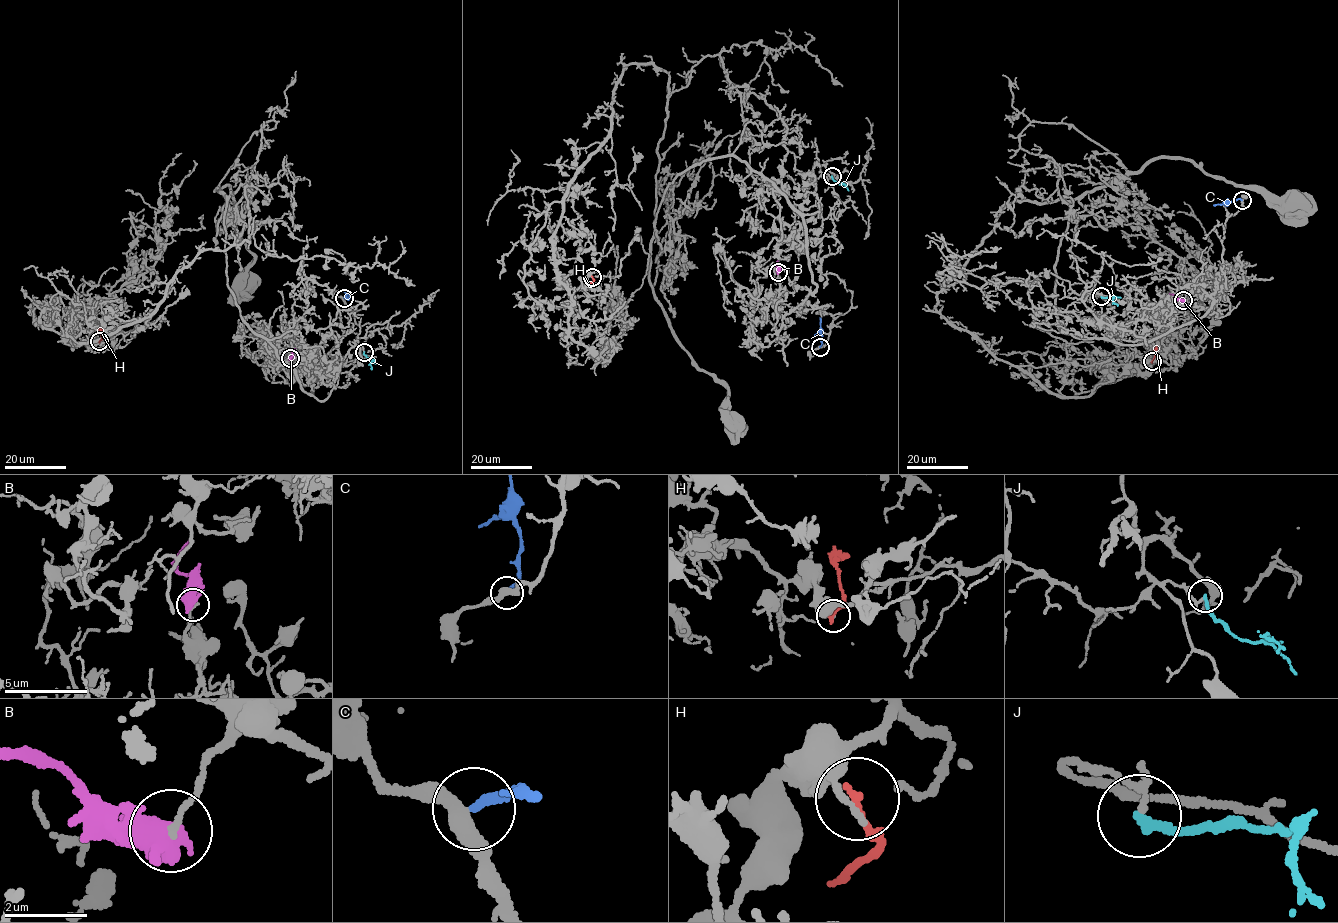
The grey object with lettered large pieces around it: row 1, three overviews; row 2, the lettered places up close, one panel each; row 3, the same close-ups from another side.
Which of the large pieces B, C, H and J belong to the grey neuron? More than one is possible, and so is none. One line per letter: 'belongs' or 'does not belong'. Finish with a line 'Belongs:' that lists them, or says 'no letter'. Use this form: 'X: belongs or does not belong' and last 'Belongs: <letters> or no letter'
B: does not belong
C: does not belong
H: does not belong
J: does not belong
Belongs: no letter

